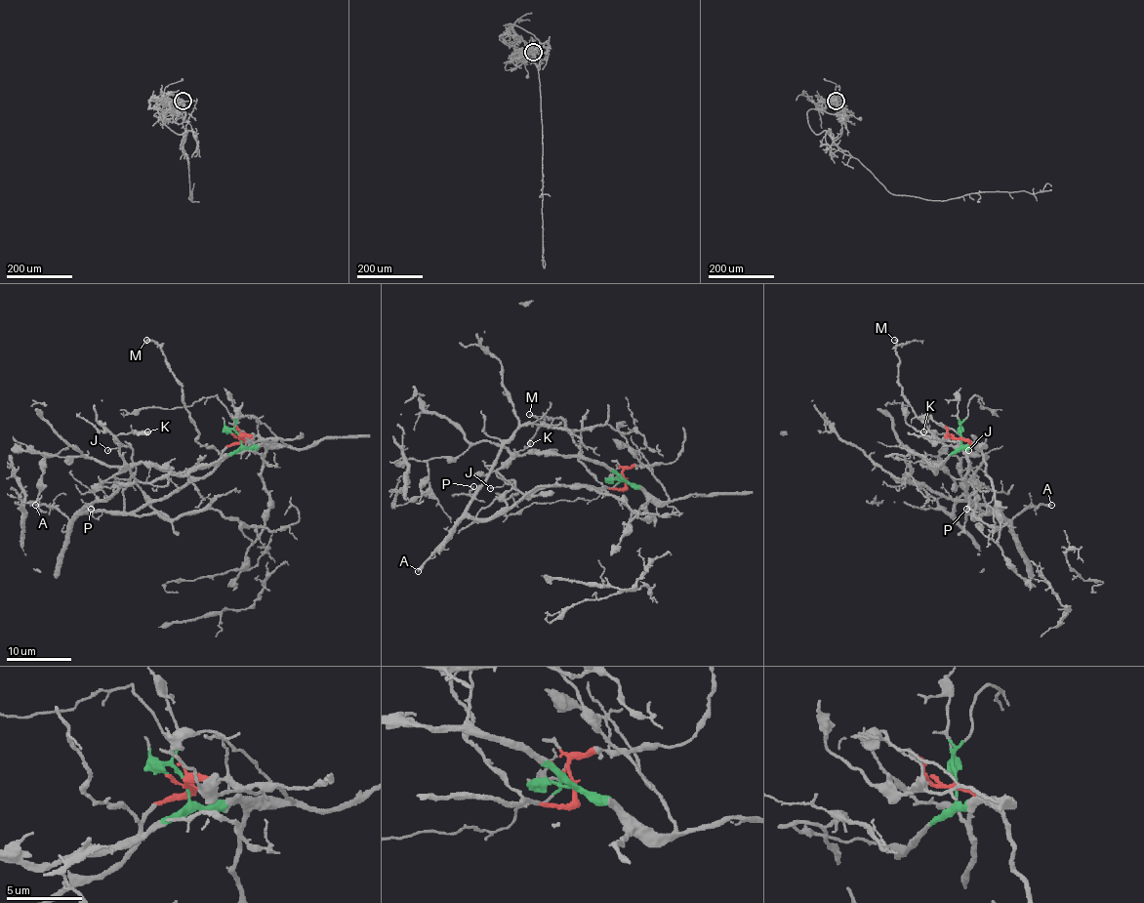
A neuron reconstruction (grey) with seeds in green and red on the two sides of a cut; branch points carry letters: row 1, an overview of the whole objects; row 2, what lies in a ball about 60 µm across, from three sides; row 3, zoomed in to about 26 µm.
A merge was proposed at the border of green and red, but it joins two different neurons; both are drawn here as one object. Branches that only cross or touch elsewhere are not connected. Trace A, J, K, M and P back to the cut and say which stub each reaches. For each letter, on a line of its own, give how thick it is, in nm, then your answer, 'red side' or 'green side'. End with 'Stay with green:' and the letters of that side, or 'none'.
A: calibre 220 nm; red side
J: calibre 120 nm; red side
K: calibre 150 nm; red side
M: calibre 140 nm; red side
P: calibre 120 nm; red side
Stay with green: none

